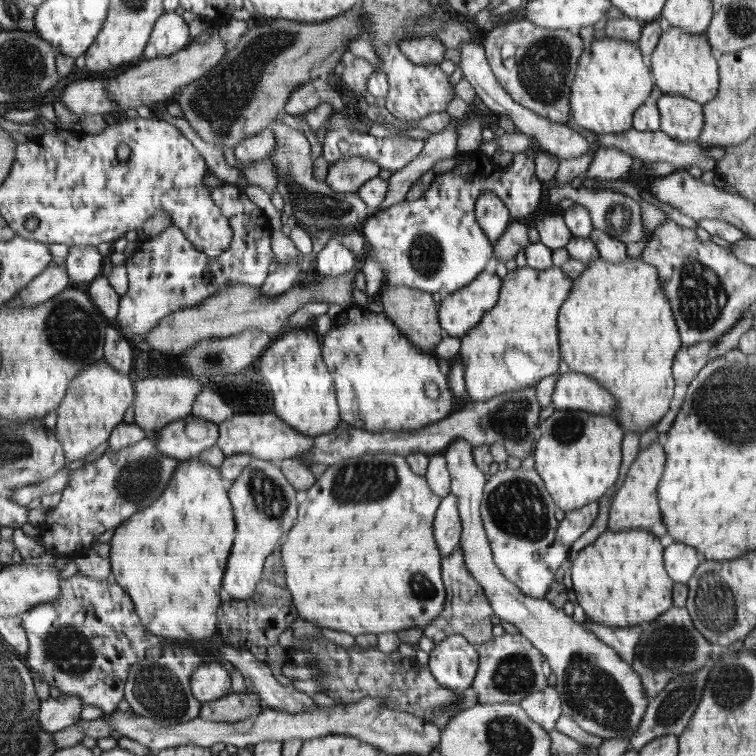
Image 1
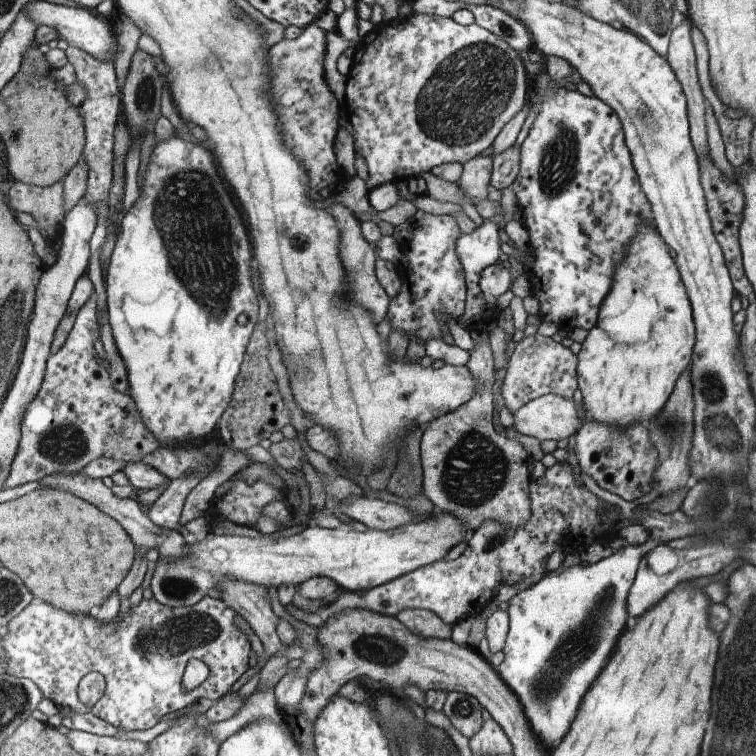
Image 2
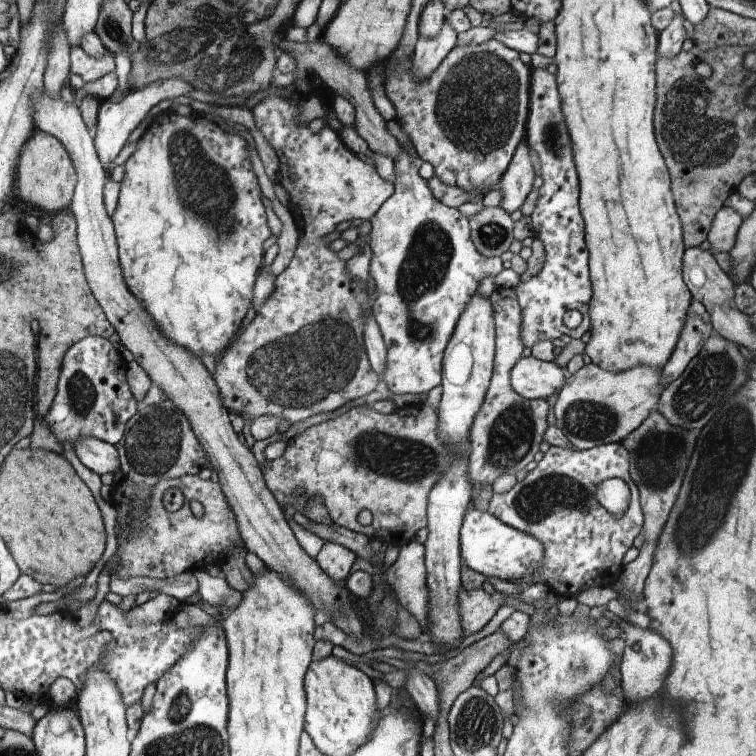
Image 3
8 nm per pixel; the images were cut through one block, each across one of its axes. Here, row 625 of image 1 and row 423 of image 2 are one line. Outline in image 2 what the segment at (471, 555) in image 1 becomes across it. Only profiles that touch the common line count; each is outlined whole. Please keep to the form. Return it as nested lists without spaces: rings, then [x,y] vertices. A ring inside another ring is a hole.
[[[548,394],[533,399],[513,413],[513,428],[522,435],[536,437],[539,441],[547,439],[559,441],[574,435],[583,422],[578,419],[578,408],[572,399],[556,394]]]

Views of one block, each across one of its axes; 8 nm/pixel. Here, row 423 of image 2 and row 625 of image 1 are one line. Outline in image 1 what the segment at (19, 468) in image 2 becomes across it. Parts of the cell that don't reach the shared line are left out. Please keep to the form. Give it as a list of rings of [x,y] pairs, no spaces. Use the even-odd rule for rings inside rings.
[[[79,573],[62,580],[61,593],[53,603],[42,604],[26,612],[21,626],[29,639],[29,653],[25,656],[30,668],[51,686],[56,686],[61,694],[78,696],[82,704],[98,706],[105,714],[113,713],[118,702],[125,698],[130,667],[145,660],[146,650],[165,642],[142,624],[136,604],[117,583],[109,584],[106,579],[94,579]]]

